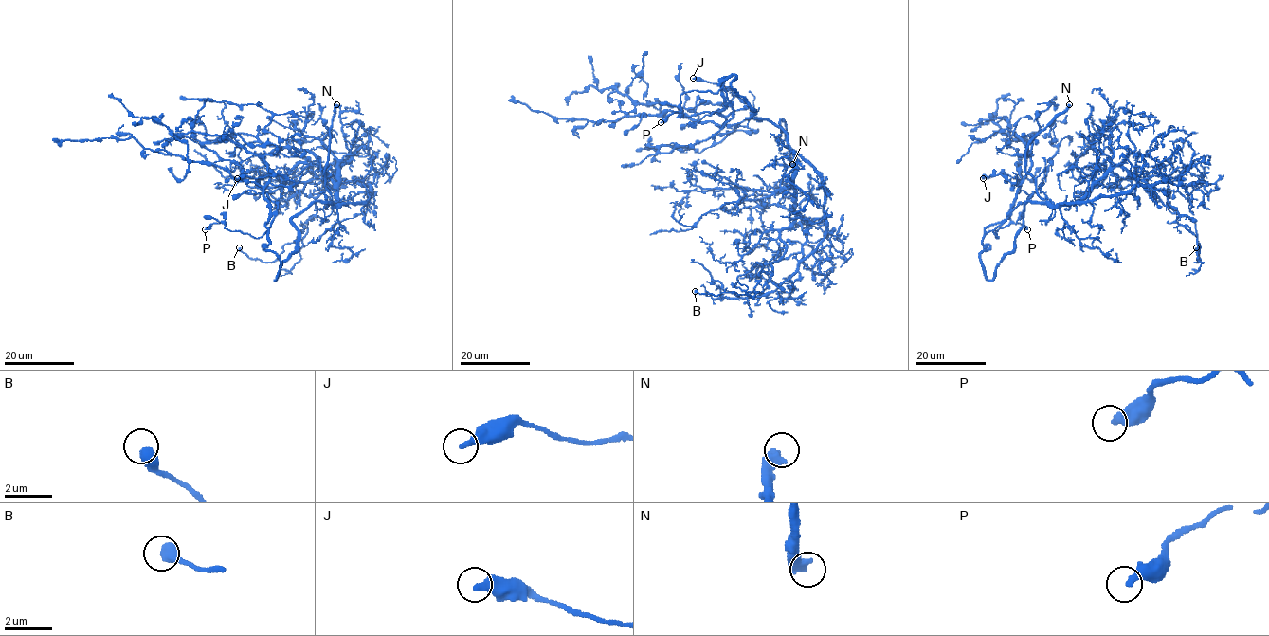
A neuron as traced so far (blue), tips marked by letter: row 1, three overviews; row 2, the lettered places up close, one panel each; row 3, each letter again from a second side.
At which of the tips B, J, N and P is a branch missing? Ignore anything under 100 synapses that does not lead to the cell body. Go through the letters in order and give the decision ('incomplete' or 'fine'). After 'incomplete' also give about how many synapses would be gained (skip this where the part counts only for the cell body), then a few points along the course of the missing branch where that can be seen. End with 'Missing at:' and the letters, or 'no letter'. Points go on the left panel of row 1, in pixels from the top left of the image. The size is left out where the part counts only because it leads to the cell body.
B: fine
J: fine
N: incomplete | (336, 104), (354, 101), (371, 110), (380, 121), (379, 125), (378, 121), (389, 116), (404, 96), (399, 90)
P: fine
Missing at: N

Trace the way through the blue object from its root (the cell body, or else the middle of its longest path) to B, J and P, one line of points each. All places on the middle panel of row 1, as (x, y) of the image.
B: (747, 101), (747, 118), (787, 135), (795, 219), (780, 233), (784, 255), (752, 291), (695, 291)
J: (747, 101), (732, 86), (734, 75), (720, 80), (724, 116), (751, 105), (728, 86), (693, 78)
P: (747, 101), (732, 86), (736, 78), (732, 75), (716, 93), (682, 94), (681, 110), (661, 122)

